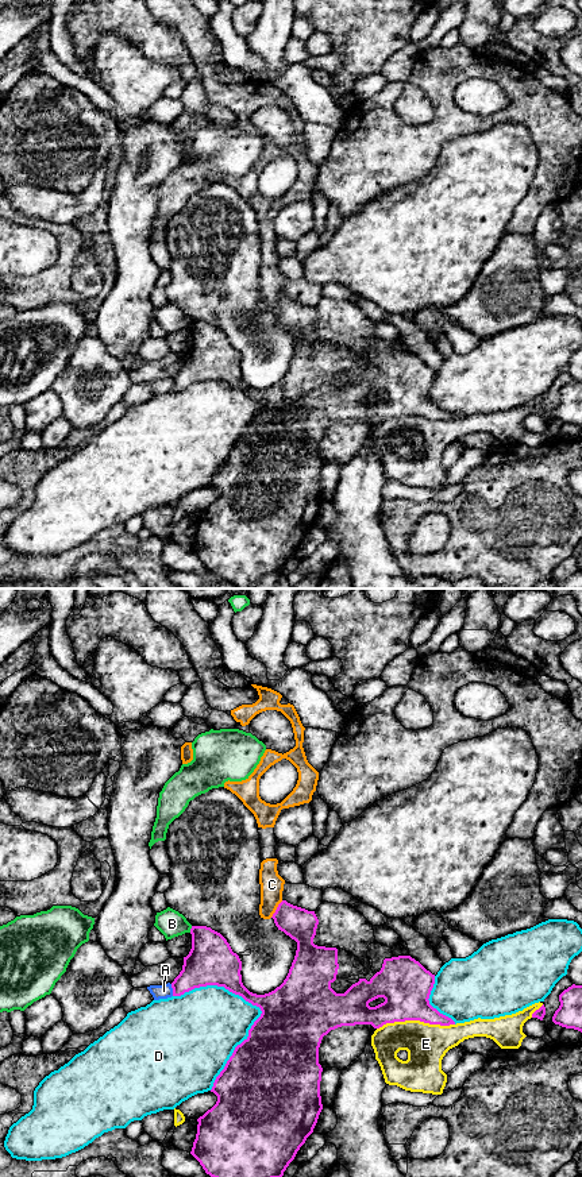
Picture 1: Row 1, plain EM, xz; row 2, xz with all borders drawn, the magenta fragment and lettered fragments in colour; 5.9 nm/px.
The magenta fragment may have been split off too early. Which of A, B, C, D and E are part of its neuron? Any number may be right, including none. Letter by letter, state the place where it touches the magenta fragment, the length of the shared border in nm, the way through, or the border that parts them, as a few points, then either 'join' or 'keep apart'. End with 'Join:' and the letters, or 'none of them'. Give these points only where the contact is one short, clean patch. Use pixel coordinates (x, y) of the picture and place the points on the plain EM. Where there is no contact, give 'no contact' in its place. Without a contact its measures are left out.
A: contact xz (173, 385); length 70 nm; keep apart
B: contact xz (191, 324); length 40 nm; keep apart
C: contact xz (277, 304); length 130 nm; way xz (299, 319), (277, 304), (272, 298), (272, 280); join
D: contact xz (251, 423); length 650 nm; keep apart
E: contact xz (415, 415); length 460 nm; keep apart
Join: C

